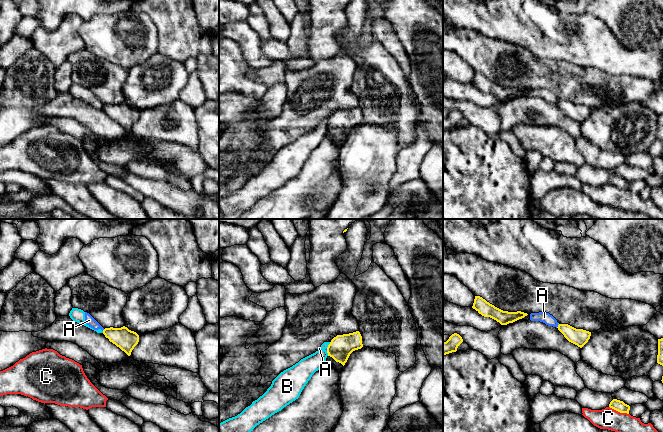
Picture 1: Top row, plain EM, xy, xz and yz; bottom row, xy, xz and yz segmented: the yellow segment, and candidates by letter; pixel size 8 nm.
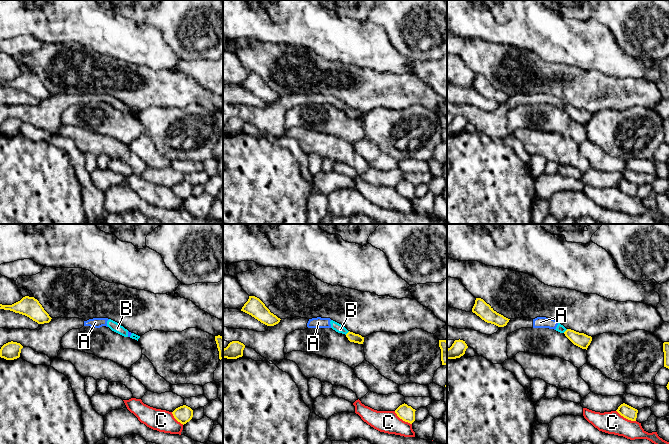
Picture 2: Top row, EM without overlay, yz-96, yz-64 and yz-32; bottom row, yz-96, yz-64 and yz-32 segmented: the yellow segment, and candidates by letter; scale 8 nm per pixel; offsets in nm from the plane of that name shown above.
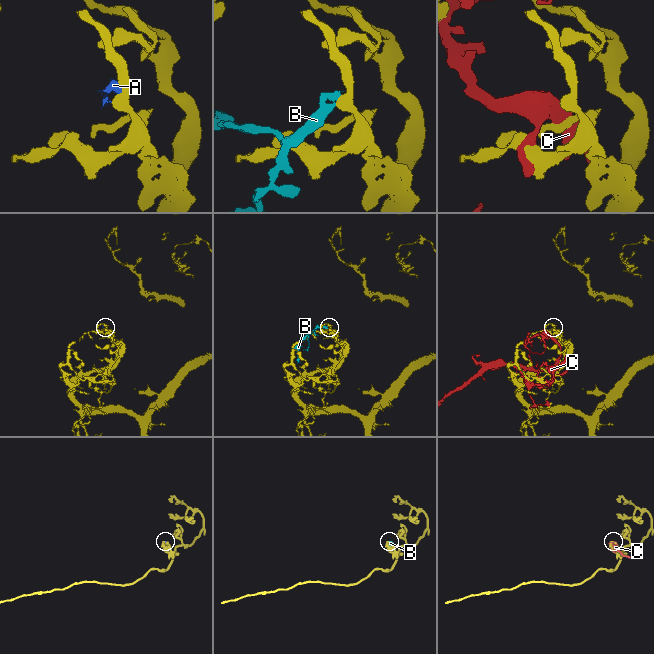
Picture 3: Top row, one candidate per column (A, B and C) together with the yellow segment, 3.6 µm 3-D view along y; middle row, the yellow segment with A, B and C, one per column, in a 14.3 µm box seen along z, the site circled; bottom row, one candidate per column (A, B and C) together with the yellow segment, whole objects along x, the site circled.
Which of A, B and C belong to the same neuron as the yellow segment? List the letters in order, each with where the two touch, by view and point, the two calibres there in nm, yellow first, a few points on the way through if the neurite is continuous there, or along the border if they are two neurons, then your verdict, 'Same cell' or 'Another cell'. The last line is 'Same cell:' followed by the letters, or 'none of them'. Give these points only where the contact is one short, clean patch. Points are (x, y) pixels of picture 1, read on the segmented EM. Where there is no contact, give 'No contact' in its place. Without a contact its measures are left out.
A: Touches yellow at yz (558, 326). Thickness 140 nm (yellow) against 90 nm. Another cell
B: Touches yellow at xz (328, 345). Thickness 190 nm (yellow) against 160 nm. Boundary: xz (330, 342), (326, 347). Another cell
C: Touches yellow at yz (619, 411). Thickness 90 nm (yellow) against 170 nm. Another cell
Same cell: none of them

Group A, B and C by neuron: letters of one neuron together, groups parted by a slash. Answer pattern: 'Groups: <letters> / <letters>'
Groups: A B / C

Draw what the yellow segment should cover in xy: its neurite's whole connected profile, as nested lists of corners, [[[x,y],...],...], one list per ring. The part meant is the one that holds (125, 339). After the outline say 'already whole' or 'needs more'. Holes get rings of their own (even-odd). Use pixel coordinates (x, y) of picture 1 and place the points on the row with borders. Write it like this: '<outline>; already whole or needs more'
[[[125,326],[121,328],[105,328],[103,334],[128,356],[131,355],[132,350],[139,342],[139,335]]]; already whole

